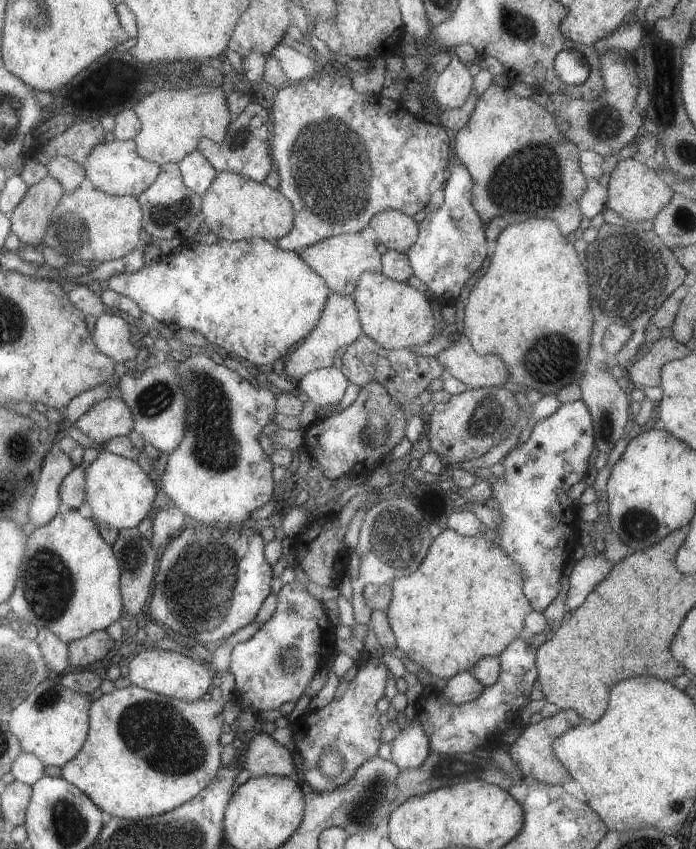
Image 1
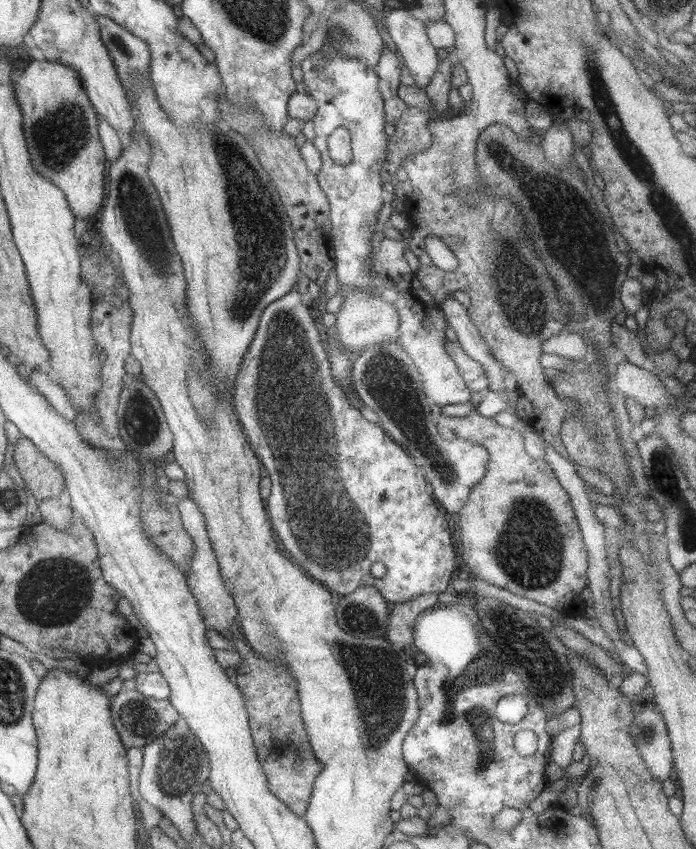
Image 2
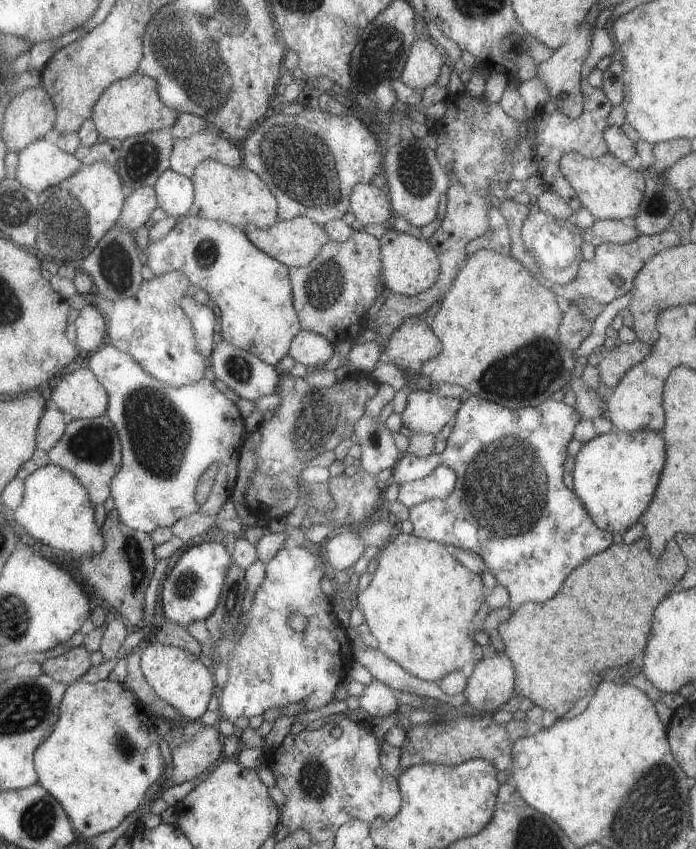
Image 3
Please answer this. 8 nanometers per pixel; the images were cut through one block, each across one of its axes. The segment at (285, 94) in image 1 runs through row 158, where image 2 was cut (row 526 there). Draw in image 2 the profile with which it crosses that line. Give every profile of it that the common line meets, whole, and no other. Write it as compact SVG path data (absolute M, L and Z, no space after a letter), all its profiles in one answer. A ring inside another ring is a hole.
M295 284L292 289L289 289L289 292L263 309L255 336L250 342L240 371L237 373L236 382L234 382L231 400L235 414L239 419L244 435L247 437L249 446L253 449L259 463L265 466L269 480L271 480L271 492L269 492L265 505L270 526L283 544L287 554L291 556L290 560L305 570L315 581L321 583L335 597L349 594L362 586L374 586L385 601L395 603L407 602L415 596L425 594L438 596L450 584L451 572L455 570L453 556L456 552L453 552L451 534L449 534L447 522L443 517L444 512L433 499L432 488L428 486L423 472L403 451L403 447L397 445L377 423L367 421L359 413L356 402L349 402L347 398L350 397L345 395L335 384L334 378L331 378L328 353L324 348L323 331L319 328L318 321L307 300L297 291ZM373 562L381 562L386 568L383 577L375 578L371 575L369 568Z

